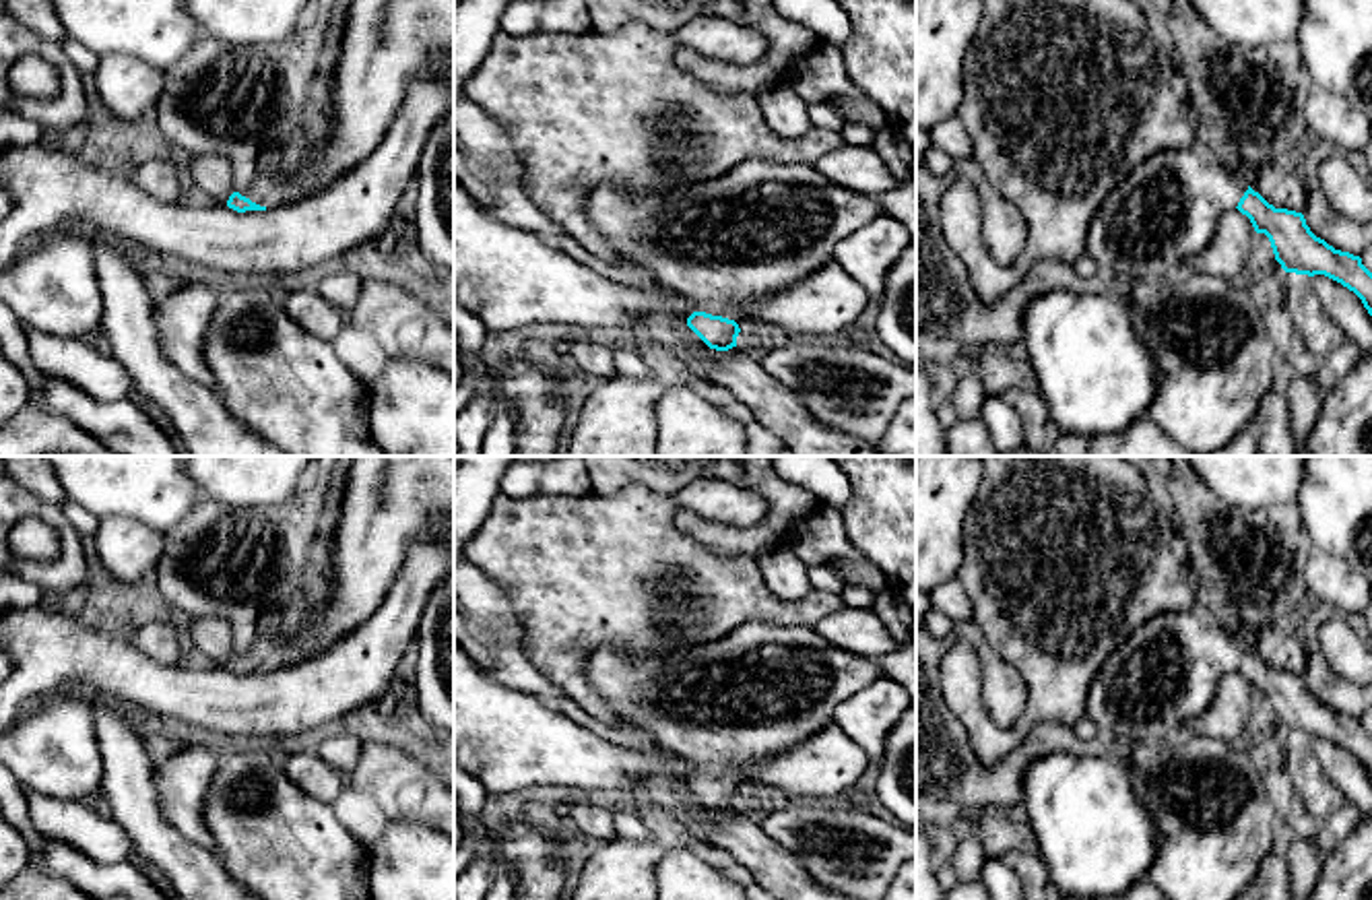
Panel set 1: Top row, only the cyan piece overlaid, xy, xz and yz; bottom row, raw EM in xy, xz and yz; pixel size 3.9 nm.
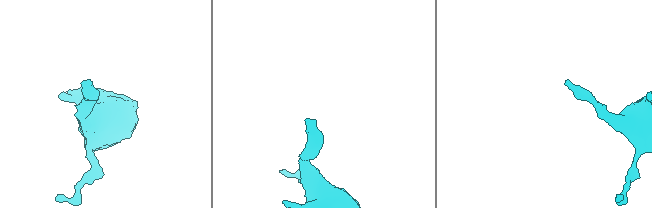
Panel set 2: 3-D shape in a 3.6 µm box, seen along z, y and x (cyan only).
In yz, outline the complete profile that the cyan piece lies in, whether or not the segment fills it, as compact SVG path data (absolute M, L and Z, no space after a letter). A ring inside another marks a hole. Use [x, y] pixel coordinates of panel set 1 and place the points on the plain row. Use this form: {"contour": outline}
{"contour": "M1199 603L1190 611L1155 615L1141 623L1100 667L1085 698L1085 716L1100 735L1114 733L1124 741L1176 739L1188 720L1207 712L1219 679L1228 671L1246 677L1256 696L1271 704L1275 722L1285 735L1325 737L1353 753L1372 778L1372 735L1360 718L1335 712L1316 700L1302 675L1275 671L1248 642L1221 630Z"}

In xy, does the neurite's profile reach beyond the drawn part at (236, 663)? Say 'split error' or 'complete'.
split error

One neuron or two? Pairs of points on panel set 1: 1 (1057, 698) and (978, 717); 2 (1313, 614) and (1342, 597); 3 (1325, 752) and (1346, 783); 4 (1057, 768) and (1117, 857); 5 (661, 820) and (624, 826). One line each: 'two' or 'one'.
1: one
2: two
3: one
4: one
5: two

